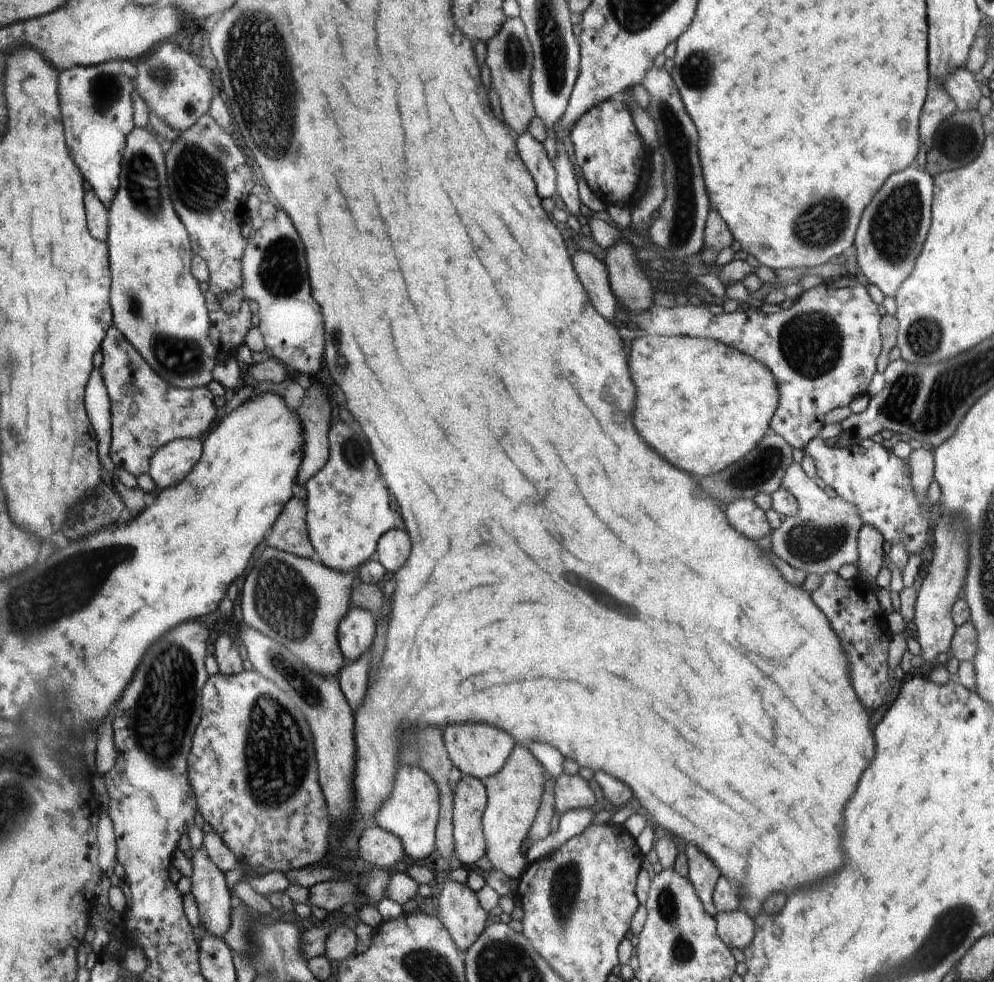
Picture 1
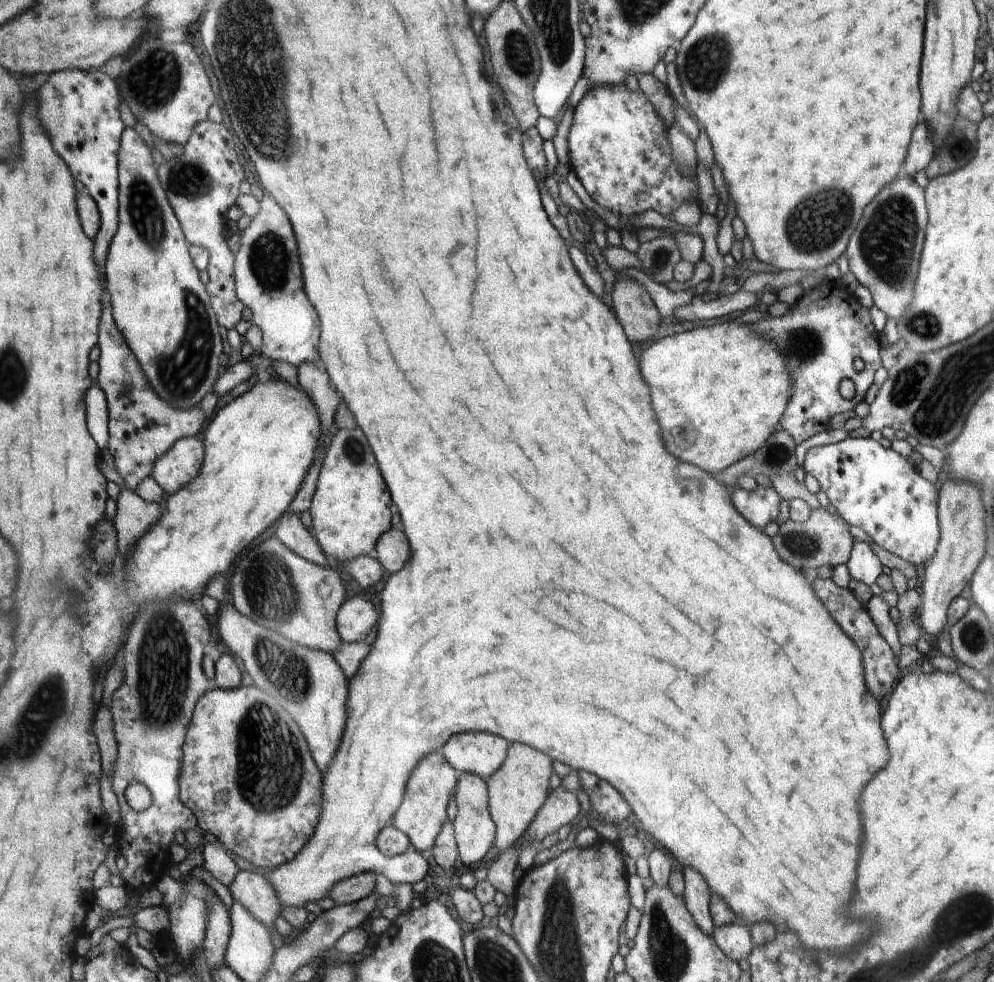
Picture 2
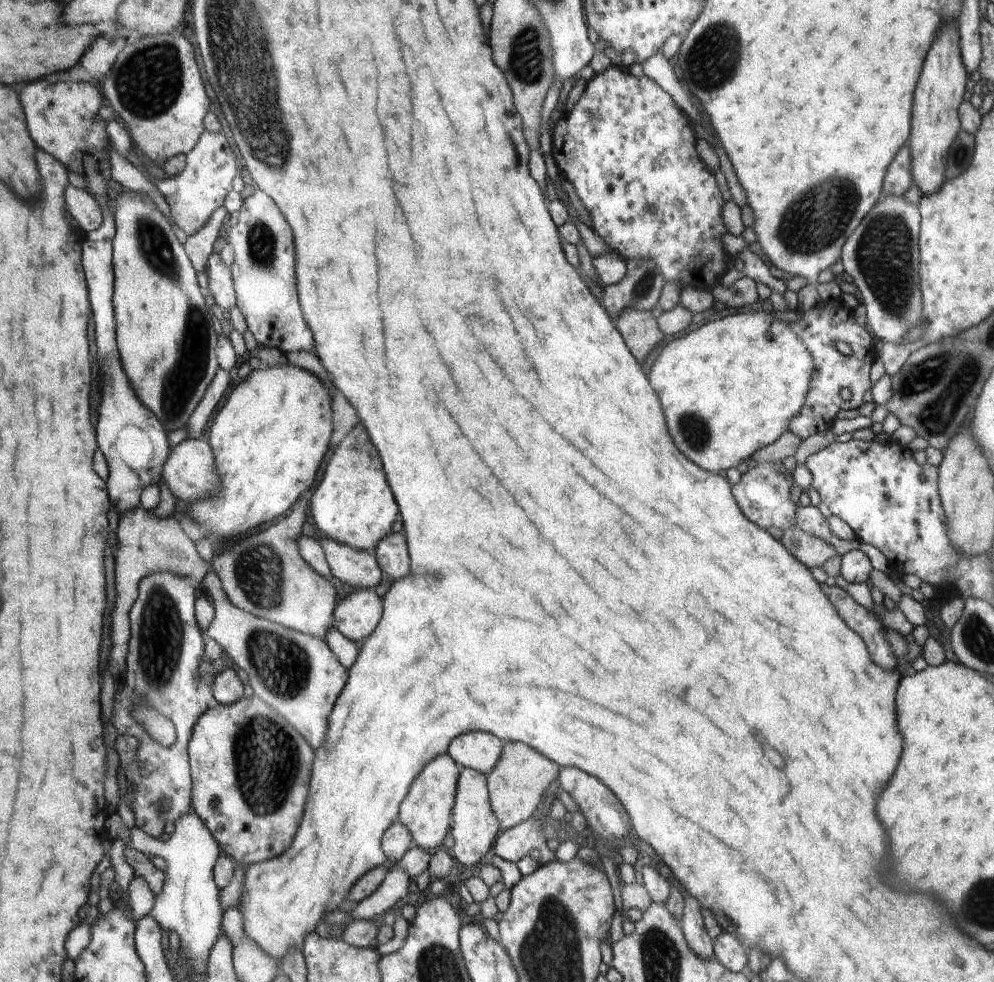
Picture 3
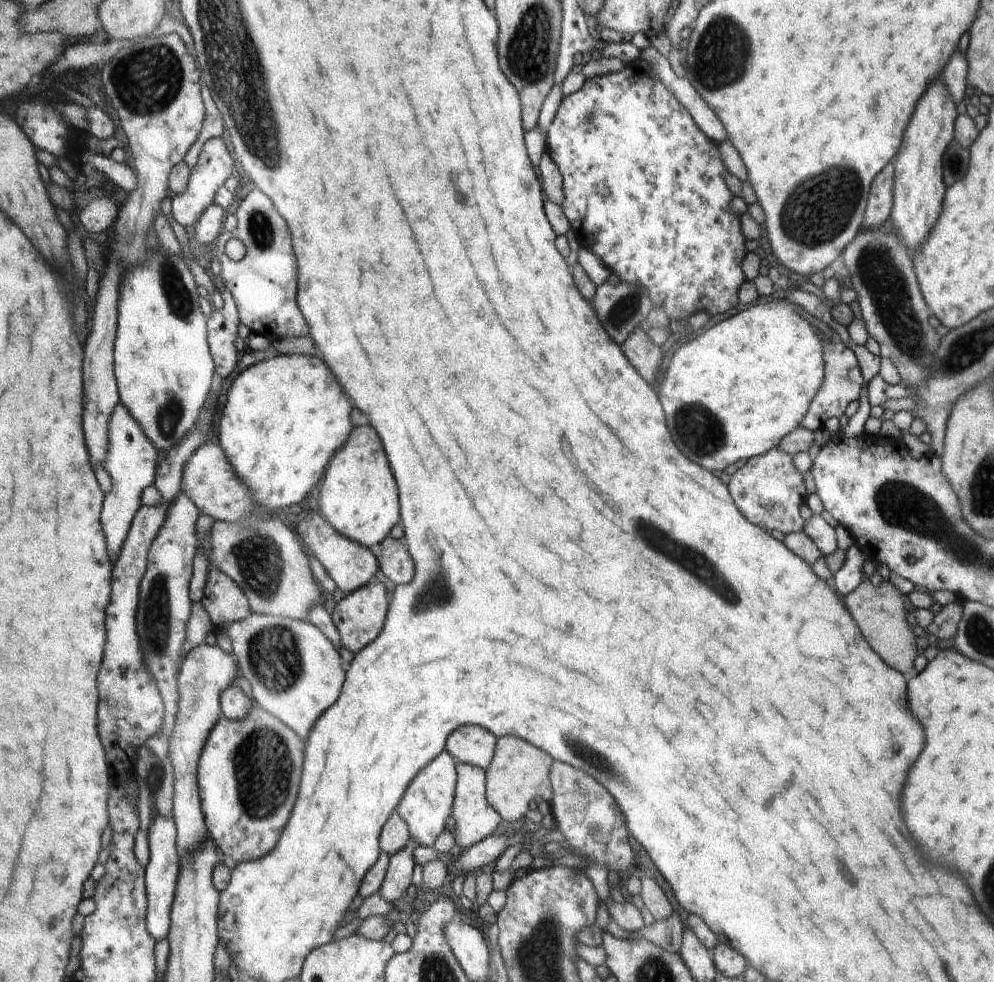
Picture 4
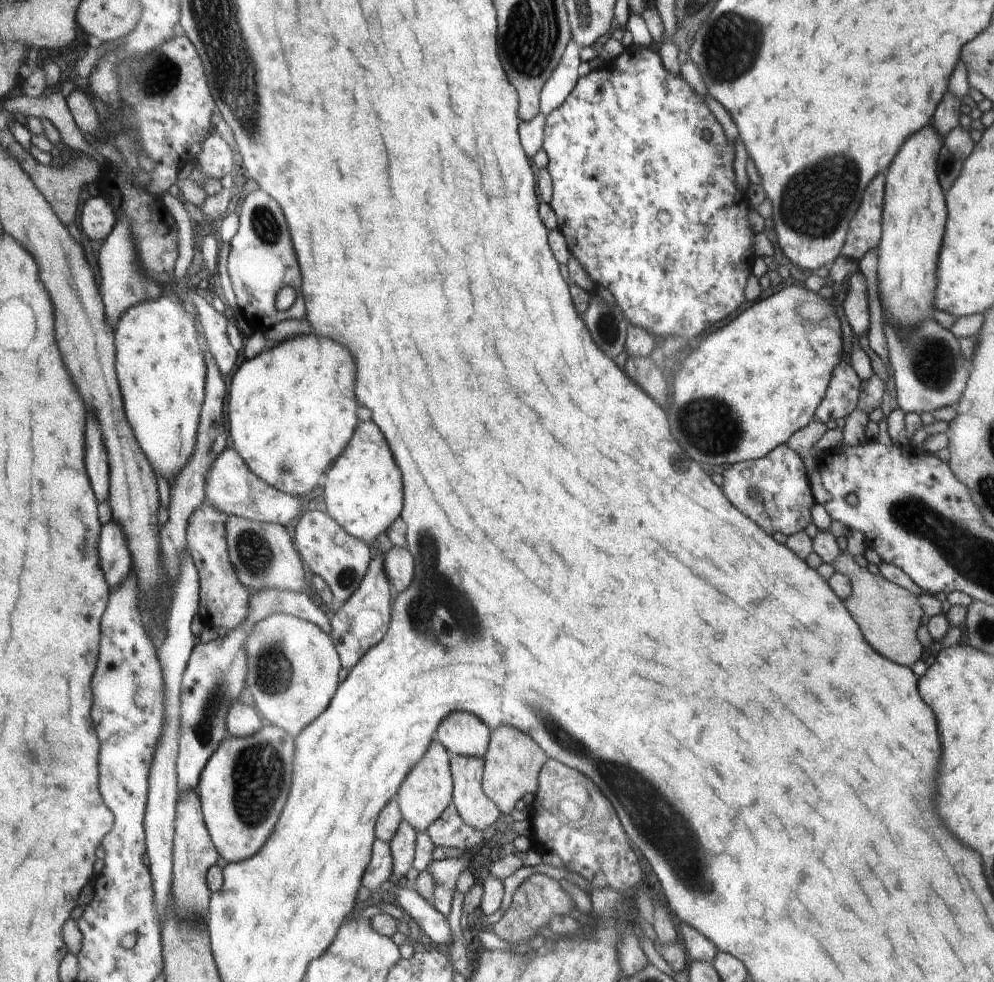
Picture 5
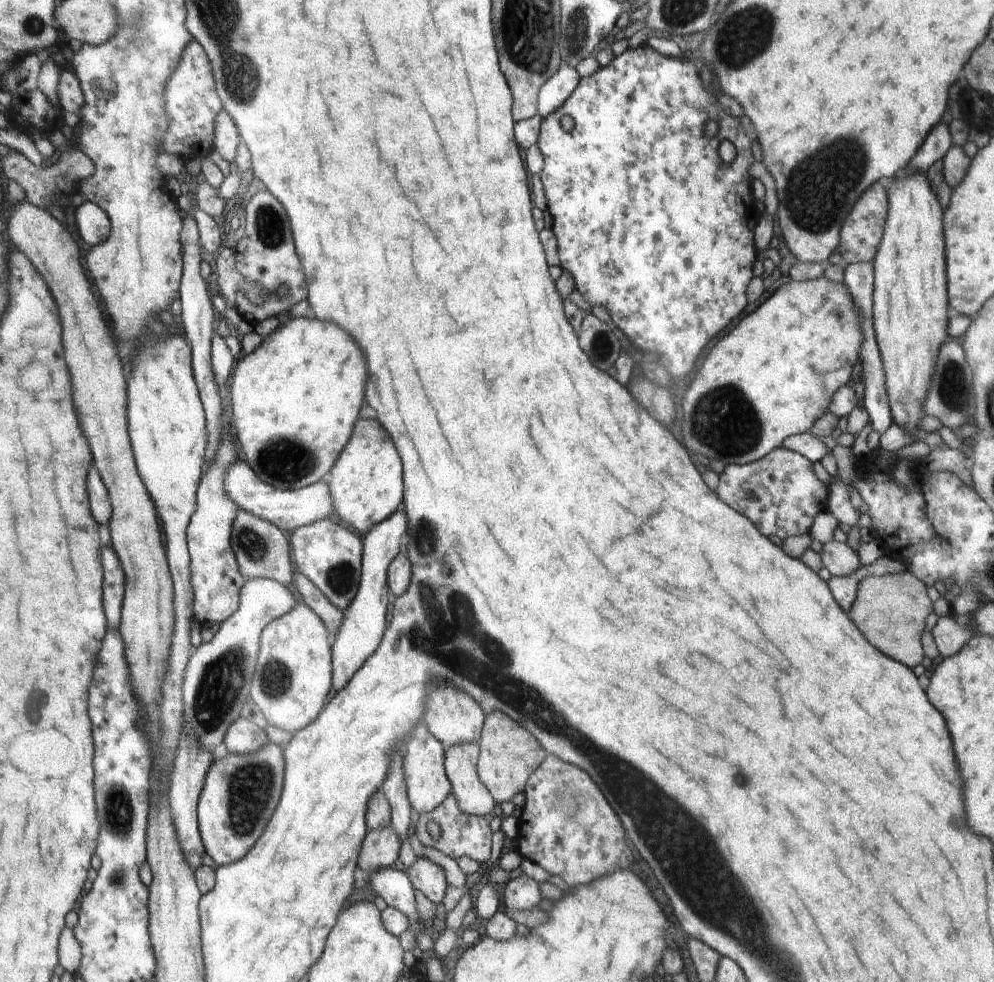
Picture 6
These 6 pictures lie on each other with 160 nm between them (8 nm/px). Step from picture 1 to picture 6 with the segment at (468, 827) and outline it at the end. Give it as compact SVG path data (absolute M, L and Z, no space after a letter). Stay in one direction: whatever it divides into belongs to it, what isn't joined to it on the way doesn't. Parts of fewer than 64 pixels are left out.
M479 742L449 747L450 754L446 754L446 774L450 774L450 782L454 782L454 794L461 809L471 815L490 815L496 802L477 773Z

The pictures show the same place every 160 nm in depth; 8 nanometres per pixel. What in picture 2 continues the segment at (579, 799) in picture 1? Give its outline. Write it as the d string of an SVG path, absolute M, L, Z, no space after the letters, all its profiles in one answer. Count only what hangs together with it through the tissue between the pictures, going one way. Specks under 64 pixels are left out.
M562 787L550 794L541 806L536 818L520 838L518 862L523 871L533 868L533 860L540 851L540 842L548 834L554 834L560 826L568 824L580 812L580 804L576 800L576 792L567 792Z

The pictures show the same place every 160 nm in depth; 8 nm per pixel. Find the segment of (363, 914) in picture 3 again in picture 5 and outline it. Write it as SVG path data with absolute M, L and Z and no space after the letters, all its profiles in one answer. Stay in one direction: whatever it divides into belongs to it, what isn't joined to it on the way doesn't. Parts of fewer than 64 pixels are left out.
M403 817L390 843L394 857L395 878L392 879L394 883L399 881L402 875L406 876L406 873L412 867L416 833L417 830Z

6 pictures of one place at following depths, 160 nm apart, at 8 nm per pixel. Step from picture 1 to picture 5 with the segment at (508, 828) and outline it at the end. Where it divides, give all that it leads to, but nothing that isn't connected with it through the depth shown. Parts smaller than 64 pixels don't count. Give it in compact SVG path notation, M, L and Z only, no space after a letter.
M500 725L492 730L488 752L483 756L482 788L484 794L500 808L500 812L510 814L514 804L524 794L537 792L538 777L548 755L532 736L518 732L516 727Z

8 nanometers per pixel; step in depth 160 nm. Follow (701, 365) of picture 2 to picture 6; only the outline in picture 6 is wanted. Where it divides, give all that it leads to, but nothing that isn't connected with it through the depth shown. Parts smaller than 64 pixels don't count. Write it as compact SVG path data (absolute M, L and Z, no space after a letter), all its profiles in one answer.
M823 276L807 281L790 281L780 286L764 304L756 308L752 314L748 314L746 318L742 318L738 326L734 326L725 337L714 344L714 348L706 356L706 362L700 366L699 373L688 380L689 387L685 385L678 387L679 396L682 398L682 421L677 427L680 428L681 432L678 433L686 442L686 446L690 446L690 450L697 452L701 458L709 458L710 461L720 460L726 465L745 465L766 457L772 450L780 447L788 436L810 432L808 428L812 428L812 424L830 410L835 394L838 390L842 390L842 384L848 384L852 376L854 364L858 362L858 352L861 352L865 342L862 324L861 308L853 301L844 283L831 281Z

